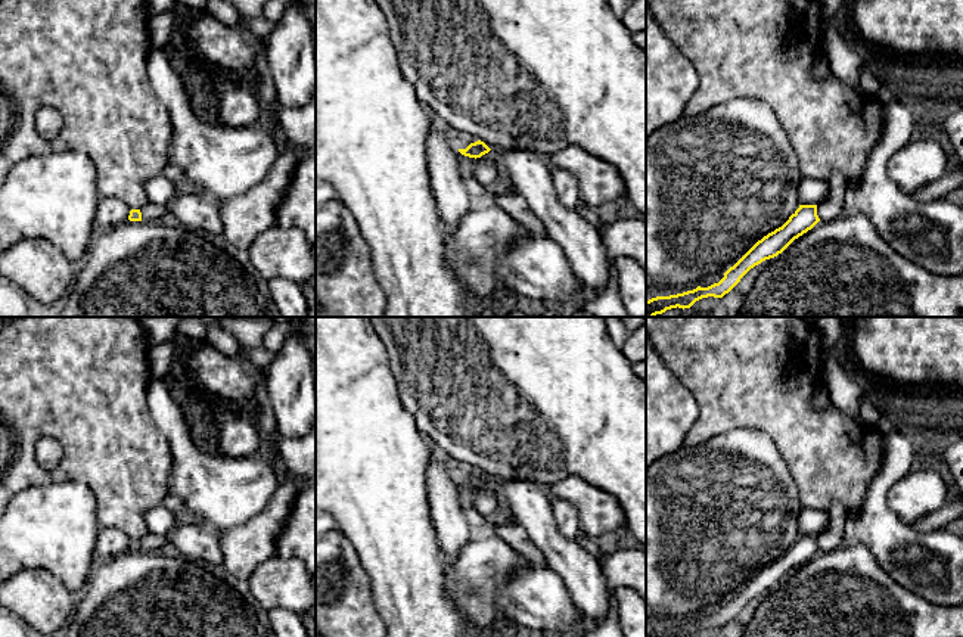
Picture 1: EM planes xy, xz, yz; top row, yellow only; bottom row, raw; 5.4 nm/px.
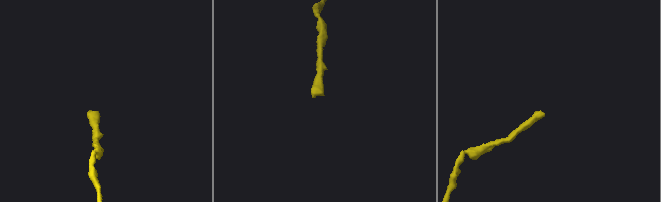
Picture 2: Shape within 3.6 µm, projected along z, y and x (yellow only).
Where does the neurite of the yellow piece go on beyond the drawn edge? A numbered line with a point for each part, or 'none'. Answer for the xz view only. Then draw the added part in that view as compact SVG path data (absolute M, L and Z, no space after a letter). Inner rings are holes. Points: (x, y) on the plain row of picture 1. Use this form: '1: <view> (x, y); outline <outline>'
none

